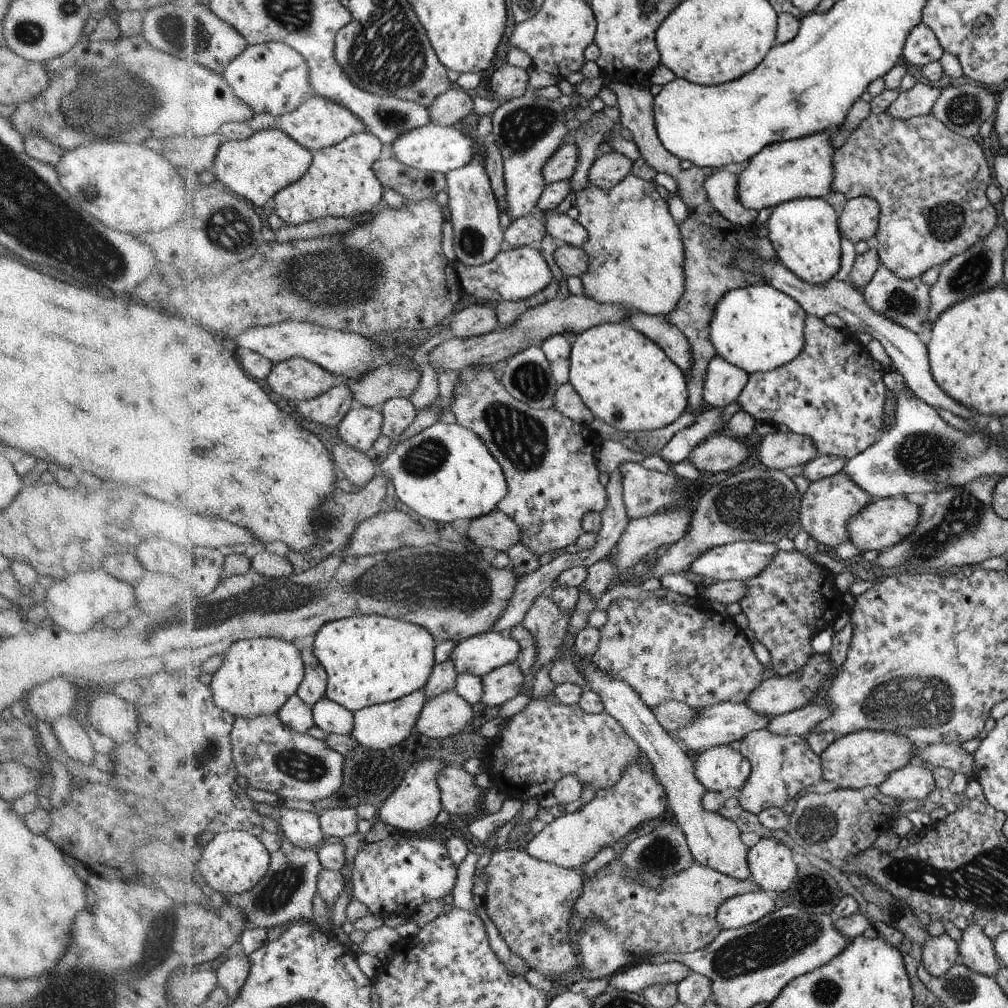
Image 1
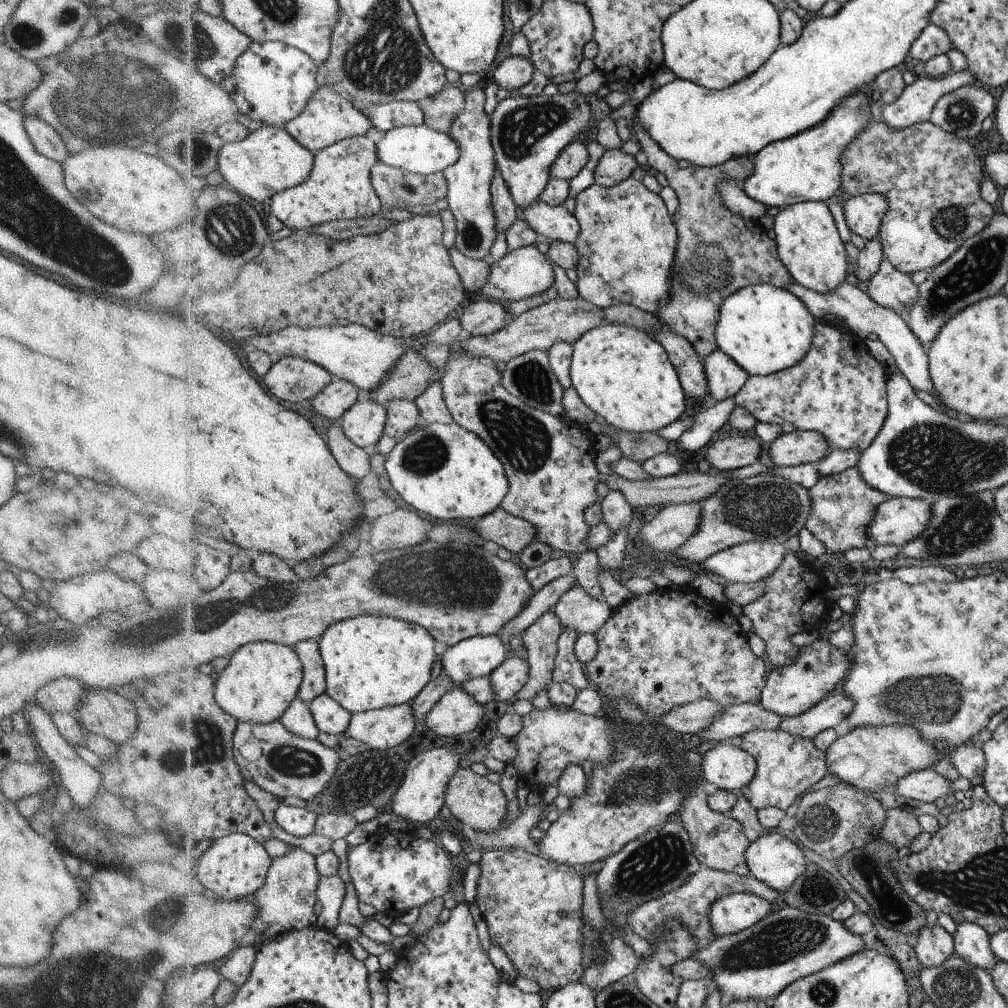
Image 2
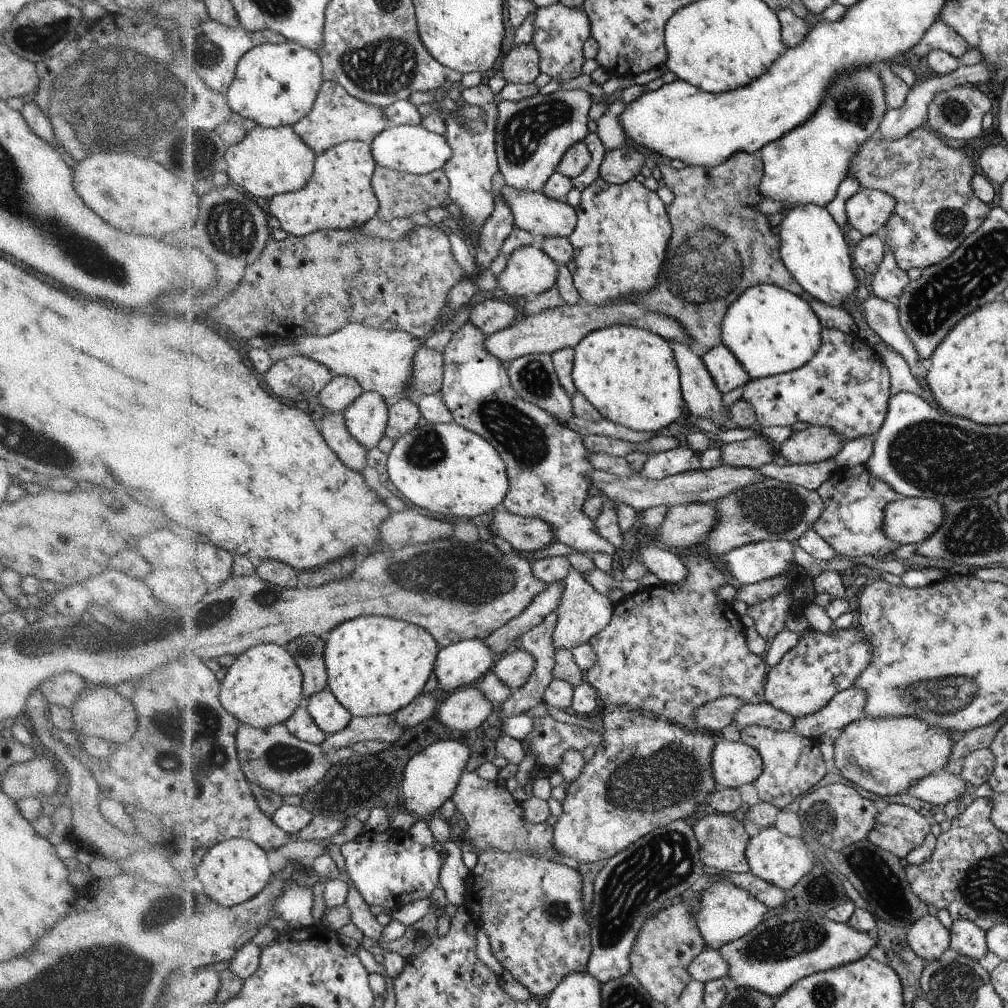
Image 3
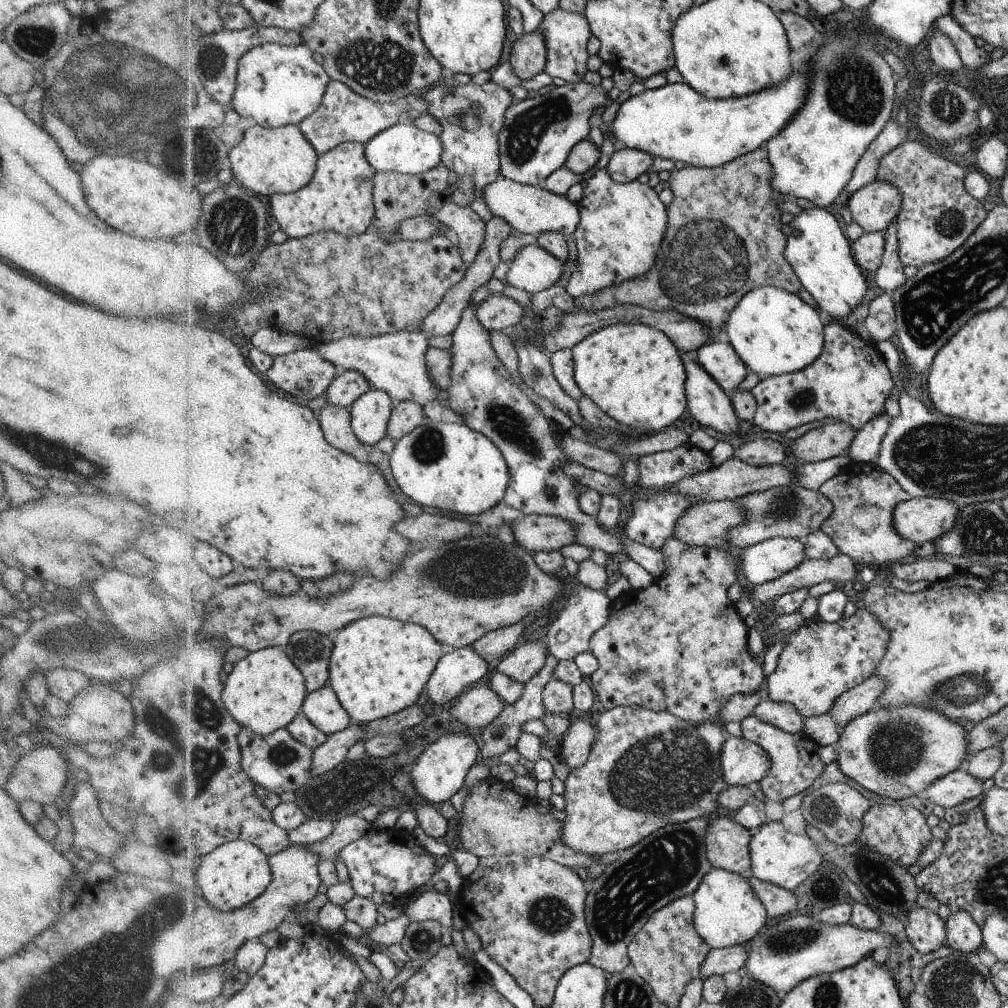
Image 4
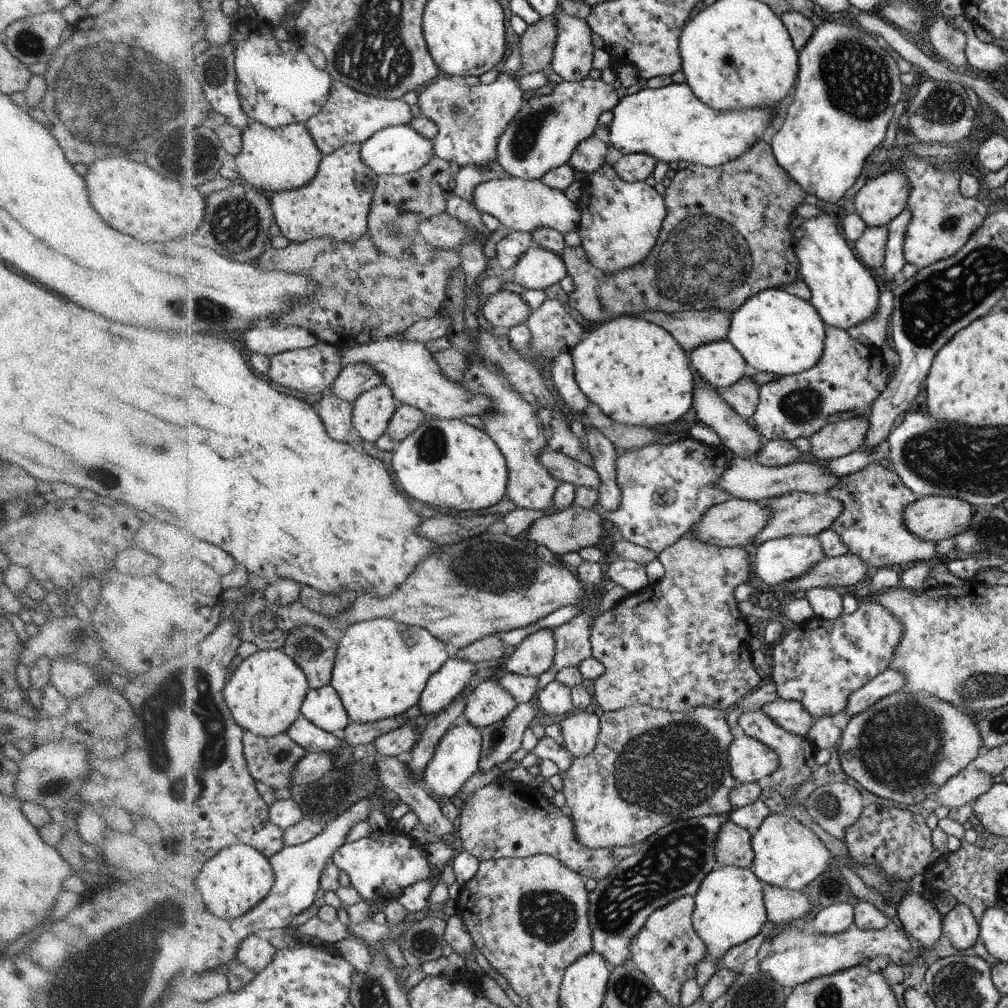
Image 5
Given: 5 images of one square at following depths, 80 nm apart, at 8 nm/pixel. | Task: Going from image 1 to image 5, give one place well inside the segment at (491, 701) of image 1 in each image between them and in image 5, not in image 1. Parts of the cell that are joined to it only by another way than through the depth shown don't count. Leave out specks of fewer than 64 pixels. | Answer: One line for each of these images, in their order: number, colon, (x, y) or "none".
2: (507, 679)
3: (514, 669)
4: (522, 663)
5: (533, 656)

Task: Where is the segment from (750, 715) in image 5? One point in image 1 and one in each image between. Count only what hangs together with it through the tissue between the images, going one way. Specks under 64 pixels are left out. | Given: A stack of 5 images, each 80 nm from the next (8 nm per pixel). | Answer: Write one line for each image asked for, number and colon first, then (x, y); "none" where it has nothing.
1: (781, 766)
2: (788, 765)
3: (792, 763)
4: (796, 763)

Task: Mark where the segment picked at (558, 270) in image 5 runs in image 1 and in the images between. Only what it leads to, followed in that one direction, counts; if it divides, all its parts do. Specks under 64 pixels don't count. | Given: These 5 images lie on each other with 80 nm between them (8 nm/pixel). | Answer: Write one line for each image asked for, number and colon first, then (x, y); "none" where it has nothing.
1: (516, 274)
2: (524, 272)
3: (529, 272)
4: (534, 269)

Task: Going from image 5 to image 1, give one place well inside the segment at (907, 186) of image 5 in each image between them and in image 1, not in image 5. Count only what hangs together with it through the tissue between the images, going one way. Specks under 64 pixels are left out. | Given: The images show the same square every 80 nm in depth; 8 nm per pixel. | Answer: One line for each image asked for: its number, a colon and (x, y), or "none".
1: (859, 221)
2: (864, 214)
3: (868, 210)
4: (874, 206)

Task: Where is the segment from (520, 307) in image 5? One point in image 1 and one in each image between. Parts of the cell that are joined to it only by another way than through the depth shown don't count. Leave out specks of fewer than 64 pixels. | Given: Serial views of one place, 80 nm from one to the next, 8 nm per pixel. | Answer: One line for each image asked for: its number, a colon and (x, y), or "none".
1: (474, 320)
2: (485, 317)
3: (493, 315)
4: (499, 312)

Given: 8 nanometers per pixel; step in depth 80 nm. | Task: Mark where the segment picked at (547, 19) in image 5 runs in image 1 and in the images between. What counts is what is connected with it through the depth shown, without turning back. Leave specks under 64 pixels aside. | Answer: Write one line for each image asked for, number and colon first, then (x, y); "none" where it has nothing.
1: (508, 81)
2: (515, 71)
3: (521, 65)
4: (529, 53)

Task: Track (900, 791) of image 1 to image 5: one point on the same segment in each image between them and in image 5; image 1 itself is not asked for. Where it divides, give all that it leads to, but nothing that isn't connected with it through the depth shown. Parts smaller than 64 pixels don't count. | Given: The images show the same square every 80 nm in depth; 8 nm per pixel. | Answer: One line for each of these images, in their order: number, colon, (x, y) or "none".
2: (927, 786)
3: (940, 788)
4: (953, 789)
5: (969, 784)

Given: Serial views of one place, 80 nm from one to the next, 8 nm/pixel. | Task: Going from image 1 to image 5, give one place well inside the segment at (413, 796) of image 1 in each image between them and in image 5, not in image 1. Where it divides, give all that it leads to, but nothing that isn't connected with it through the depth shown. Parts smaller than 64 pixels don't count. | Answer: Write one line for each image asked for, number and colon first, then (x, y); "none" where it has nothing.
2: (423, 793)
3: (431, 778)
4: (439, 774)
5: (457, 756)

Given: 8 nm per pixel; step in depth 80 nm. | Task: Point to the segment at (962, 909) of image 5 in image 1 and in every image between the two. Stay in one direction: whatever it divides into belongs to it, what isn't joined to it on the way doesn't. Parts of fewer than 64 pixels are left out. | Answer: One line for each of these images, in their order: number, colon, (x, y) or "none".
1: (976, 949)
2: (972, 942)
3: (967, 938)
4: (963, 934)

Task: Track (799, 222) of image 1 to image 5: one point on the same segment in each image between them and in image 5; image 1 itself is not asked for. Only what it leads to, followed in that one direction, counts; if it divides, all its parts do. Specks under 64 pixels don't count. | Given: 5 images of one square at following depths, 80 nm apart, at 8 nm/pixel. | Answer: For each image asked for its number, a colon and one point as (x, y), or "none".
2: (810, 246)
3: (814, 250)
4: (822, 258)
5: (845, 294)

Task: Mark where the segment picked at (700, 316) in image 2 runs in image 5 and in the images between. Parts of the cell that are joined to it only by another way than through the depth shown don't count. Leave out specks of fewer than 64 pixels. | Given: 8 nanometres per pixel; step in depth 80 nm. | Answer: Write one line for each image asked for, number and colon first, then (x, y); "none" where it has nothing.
3: (722, 244)
4: (723, 240)
5: (725, 238)

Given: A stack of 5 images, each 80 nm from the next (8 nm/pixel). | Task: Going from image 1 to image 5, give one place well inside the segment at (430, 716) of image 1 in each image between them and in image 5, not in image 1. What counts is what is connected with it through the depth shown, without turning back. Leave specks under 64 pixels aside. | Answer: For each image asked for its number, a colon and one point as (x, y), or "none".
2: (456, 712)
3: (466, 708)
4: (479, 705)
5: (489, 703)

